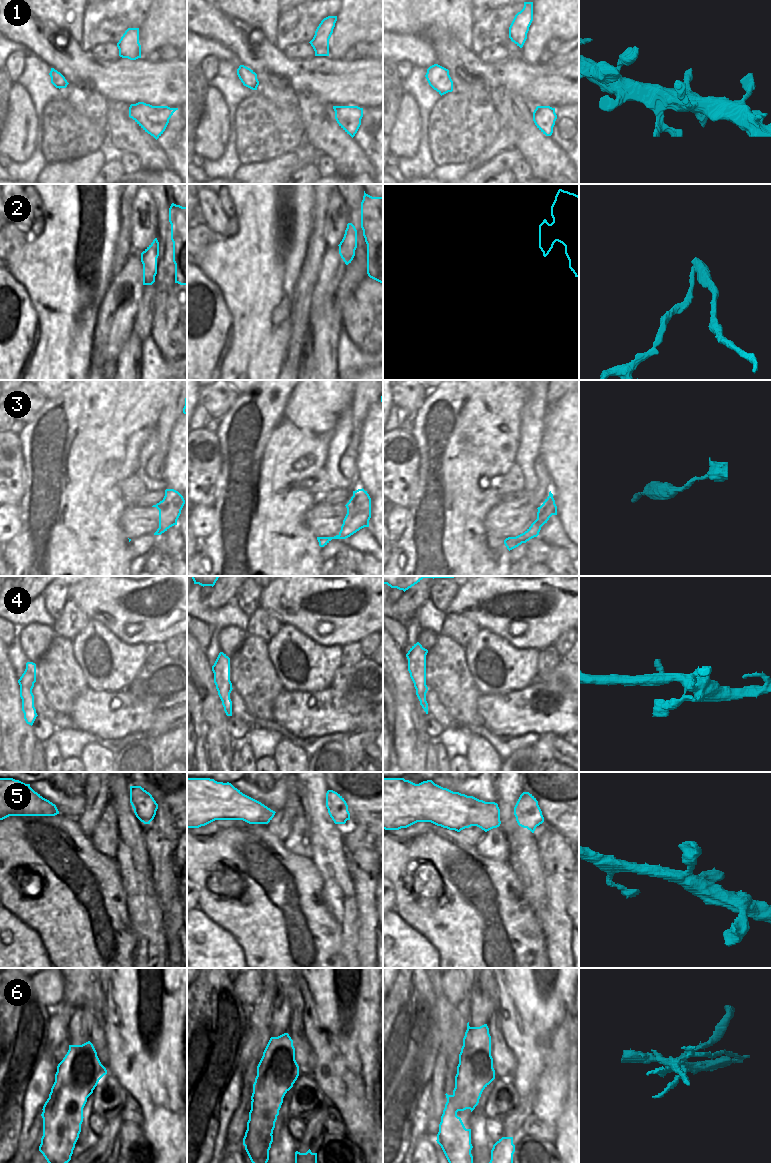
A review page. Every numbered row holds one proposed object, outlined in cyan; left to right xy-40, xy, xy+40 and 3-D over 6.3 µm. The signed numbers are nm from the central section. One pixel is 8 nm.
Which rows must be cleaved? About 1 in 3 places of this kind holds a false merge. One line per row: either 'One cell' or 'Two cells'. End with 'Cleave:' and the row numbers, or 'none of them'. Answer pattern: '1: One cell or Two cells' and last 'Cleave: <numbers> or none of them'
1: One cell
2: Two cells
3: One cell
4: One cell
5: One cell
6: Two cells
Cleave: 2, 6

